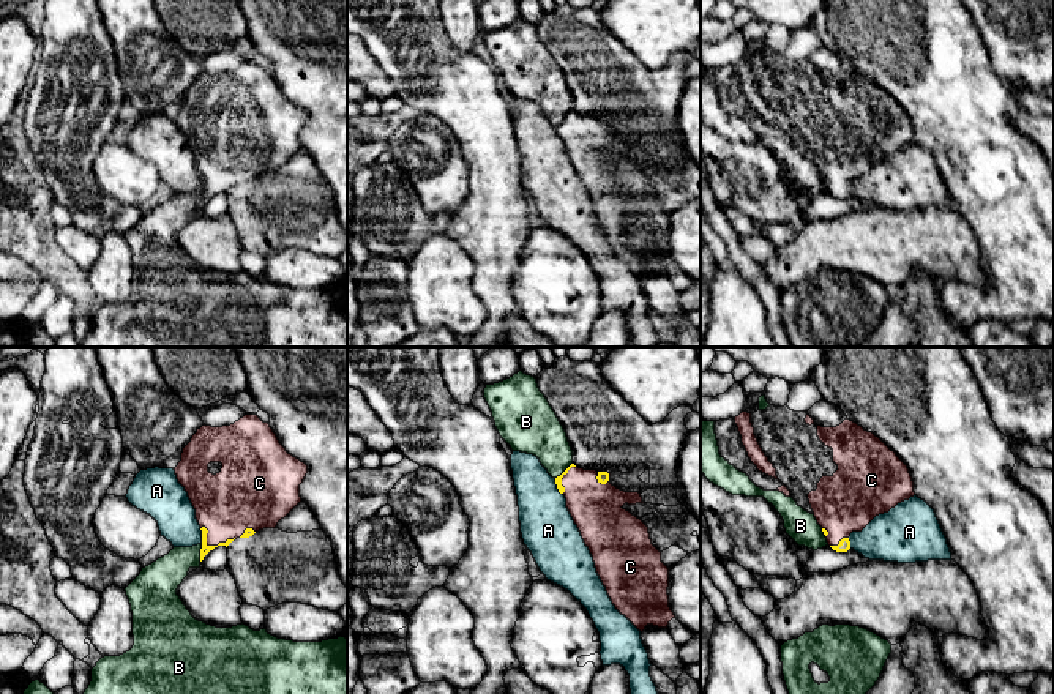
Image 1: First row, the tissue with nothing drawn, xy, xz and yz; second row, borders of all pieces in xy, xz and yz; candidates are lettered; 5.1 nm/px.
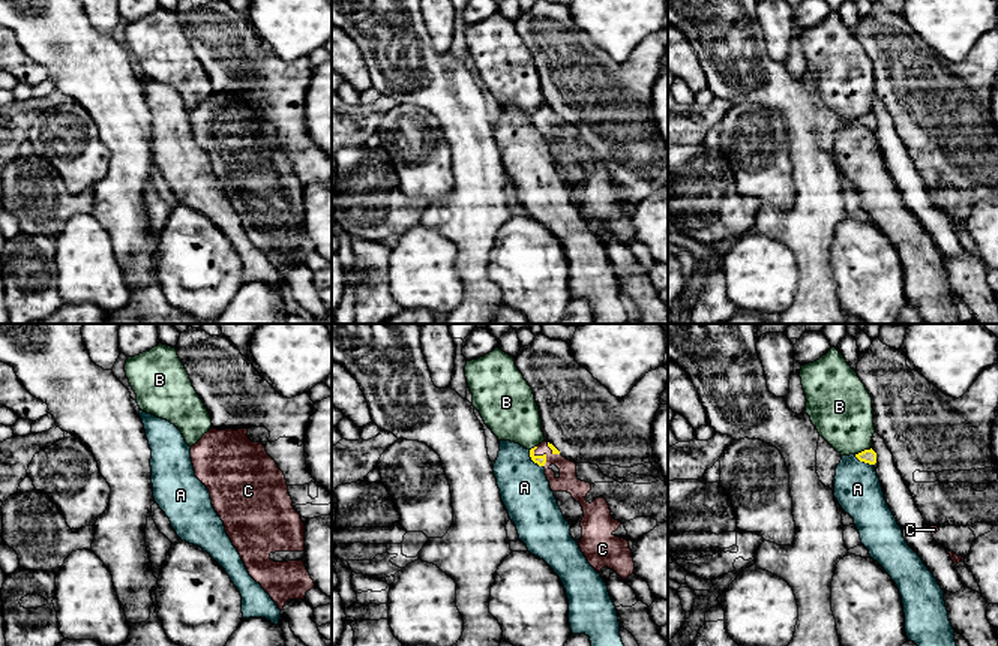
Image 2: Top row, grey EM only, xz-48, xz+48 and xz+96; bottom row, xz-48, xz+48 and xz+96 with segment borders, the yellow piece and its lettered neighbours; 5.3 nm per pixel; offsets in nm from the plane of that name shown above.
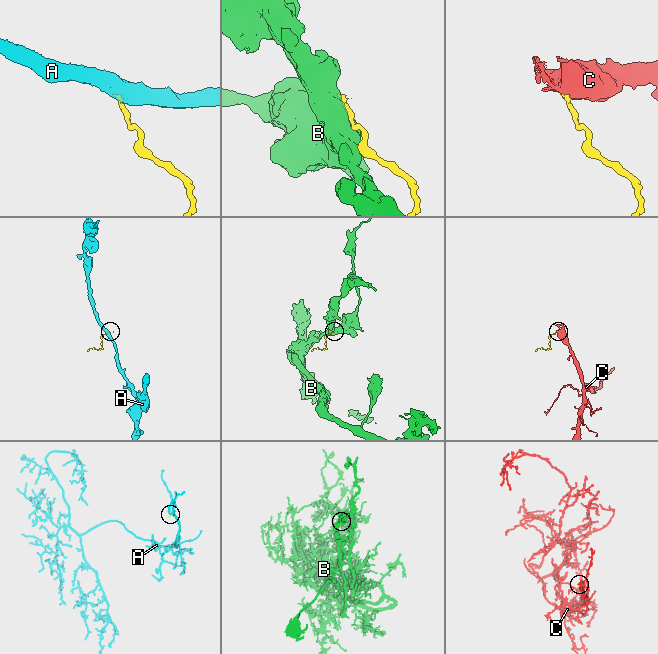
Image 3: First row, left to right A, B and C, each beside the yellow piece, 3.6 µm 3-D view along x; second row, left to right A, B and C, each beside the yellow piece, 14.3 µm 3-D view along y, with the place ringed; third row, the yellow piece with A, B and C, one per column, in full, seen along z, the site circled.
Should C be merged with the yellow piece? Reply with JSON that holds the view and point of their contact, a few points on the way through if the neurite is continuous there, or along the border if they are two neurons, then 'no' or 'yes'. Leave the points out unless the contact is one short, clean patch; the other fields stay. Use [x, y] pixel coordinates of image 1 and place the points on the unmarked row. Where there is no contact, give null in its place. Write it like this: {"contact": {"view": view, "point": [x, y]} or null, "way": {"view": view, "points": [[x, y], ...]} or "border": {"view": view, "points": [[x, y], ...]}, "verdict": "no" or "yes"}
{"contact": {"view": "xy", "point": [212, 193]}, "way": {"view": "xy", "points": [[205, 196], [212, 193], [226, 150]]}, "verdict": "yes"}

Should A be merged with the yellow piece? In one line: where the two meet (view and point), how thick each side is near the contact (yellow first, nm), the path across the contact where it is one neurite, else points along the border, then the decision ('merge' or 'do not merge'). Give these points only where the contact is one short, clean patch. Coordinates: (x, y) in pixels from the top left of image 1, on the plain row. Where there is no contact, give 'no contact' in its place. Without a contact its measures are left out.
contact xz (557, 133); calibres 40 and 280 nm; border xz (554, 125), (556, 134), (562, 141); do not merge

